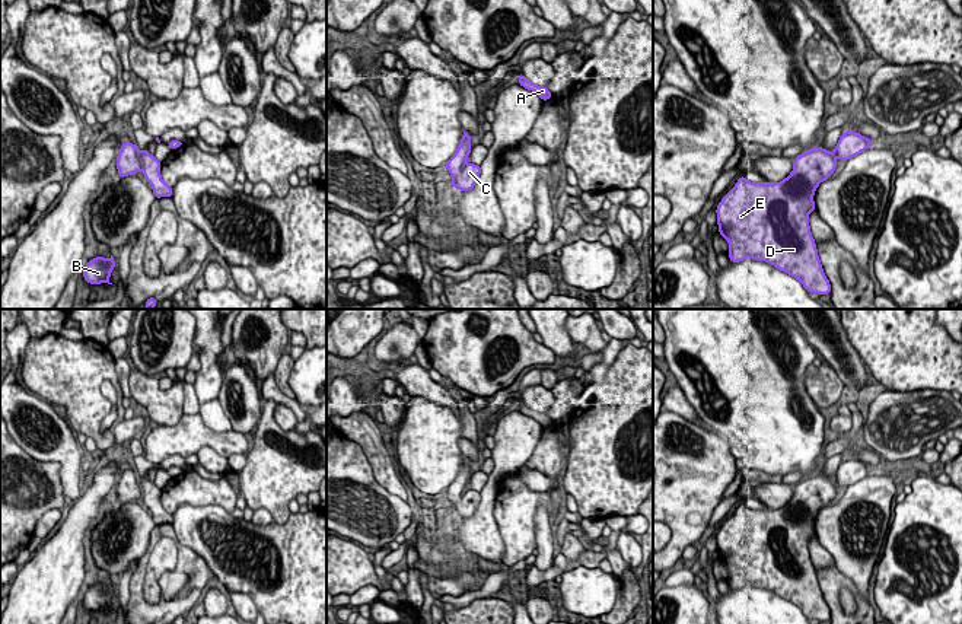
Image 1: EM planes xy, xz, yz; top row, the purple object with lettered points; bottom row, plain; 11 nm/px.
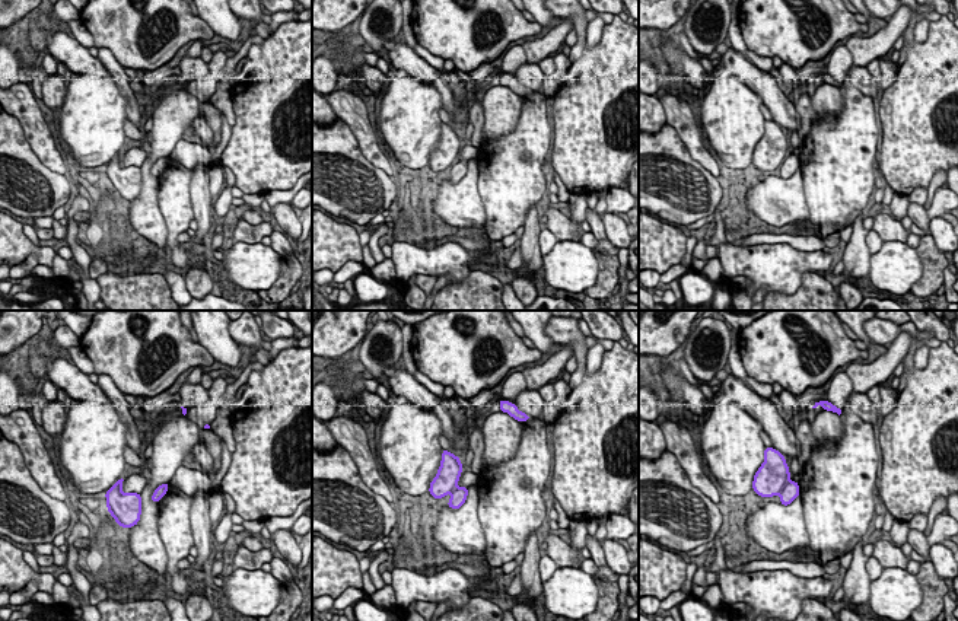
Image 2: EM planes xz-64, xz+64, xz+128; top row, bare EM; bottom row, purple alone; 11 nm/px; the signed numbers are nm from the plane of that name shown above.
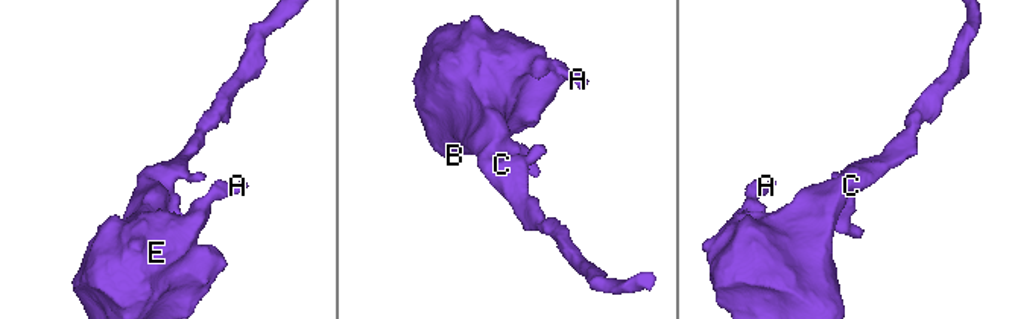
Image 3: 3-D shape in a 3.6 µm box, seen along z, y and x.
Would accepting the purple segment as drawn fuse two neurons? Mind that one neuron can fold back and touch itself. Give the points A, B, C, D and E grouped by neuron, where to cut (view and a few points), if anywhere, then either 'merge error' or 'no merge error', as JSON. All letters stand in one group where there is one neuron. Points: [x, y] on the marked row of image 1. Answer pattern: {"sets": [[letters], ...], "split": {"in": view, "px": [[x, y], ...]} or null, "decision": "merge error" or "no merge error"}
{"sets": [["A", "B", "C", "D", "E"]], "split": null, "decision": "no merge error"}

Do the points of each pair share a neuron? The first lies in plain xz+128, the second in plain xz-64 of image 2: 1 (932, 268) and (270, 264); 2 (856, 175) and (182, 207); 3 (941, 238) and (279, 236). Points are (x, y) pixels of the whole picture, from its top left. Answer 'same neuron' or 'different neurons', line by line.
1: different neurons
2: same neuron
3: different neurons

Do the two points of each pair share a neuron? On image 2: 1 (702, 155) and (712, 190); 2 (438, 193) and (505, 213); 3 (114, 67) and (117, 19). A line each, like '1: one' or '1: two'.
1: two
2: two
3: two

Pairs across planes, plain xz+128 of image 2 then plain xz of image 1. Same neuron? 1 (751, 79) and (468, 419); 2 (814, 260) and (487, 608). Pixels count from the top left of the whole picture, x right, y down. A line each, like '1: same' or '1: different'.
1: different
2: different

